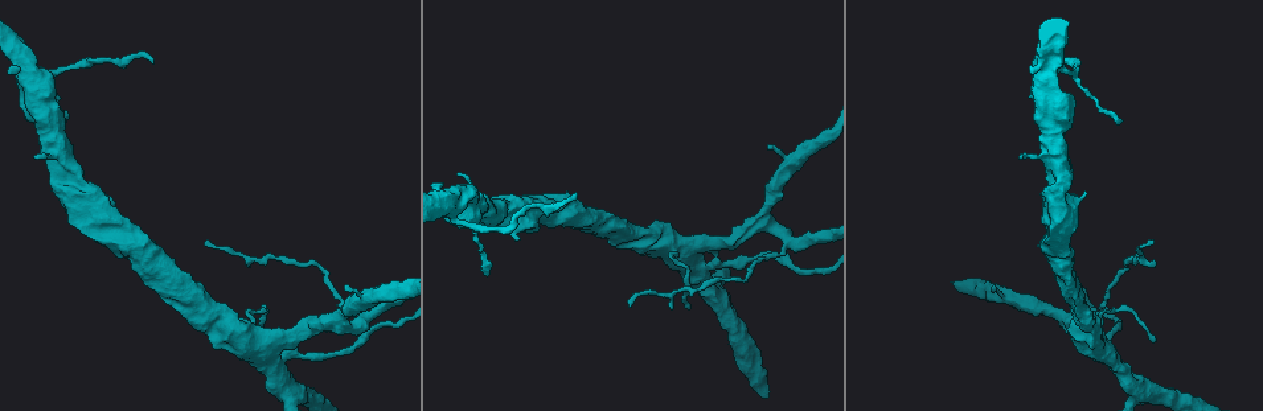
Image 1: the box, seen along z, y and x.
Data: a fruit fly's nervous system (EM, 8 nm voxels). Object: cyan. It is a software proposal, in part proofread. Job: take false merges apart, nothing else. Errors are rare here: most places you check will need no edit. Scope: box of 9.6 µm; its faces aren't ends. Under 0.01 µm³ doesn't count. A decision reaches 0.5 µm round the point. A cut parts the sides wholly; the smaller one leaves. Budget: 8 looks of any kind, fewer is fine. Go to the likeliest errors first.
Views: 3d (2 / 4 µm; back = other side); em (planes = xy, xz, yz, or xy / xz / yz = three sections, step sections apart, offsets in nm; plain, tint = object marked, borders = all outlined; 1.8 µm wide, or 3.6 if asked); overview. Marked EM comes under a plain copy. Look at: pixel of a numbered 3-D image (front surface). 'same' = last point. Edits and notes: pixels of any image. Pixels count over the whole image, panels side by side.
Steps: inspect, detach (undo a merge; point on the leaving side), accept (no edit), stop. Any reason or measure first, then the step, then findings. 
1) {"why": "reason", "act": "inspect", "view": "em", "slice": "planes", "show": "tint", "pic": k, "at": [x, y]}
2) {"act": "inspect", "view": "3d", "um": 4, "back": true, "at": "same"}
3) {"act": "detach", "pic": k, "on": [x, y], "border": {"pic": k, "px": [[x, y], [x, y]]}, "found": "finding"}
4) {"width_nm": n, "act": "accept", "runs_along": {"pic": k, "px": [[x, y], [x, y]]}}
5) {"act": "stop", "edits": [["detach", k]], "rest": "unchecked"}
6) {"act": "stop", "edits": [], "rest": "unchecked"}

{"why": "thick turns thin", "act": "inspect", "view": "em", "slice": "xz", "step": 8, "show": "tint", "pic": 1, "at": [760, 229]}

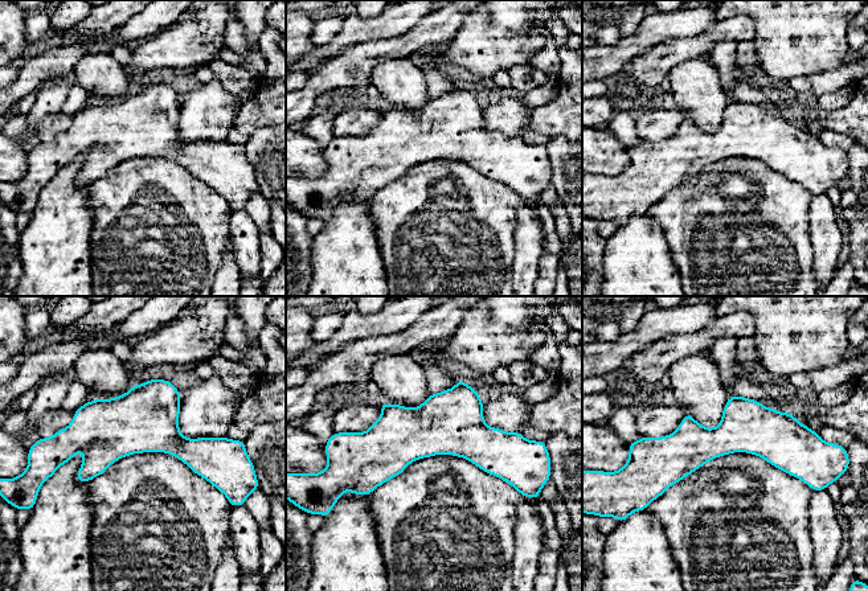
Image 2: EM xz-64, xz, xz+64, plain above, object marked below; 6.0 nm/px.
{"act": "inspect", "view": "em", "slice": "planes", "show": "tint", "at": "same"}

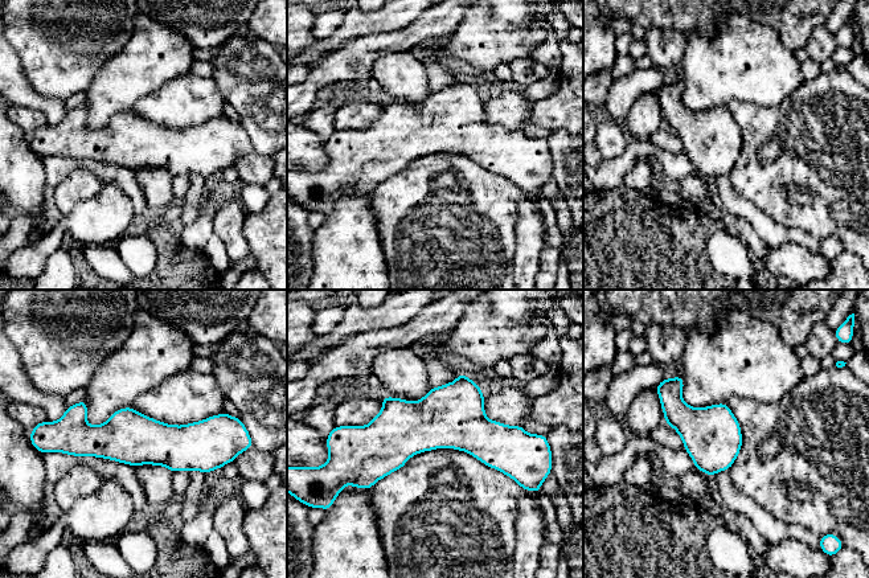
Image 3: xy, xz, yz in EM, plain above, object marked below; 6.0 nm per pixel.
{"act": "accept", "runs_along": {"pic": 3, "px": [[60, 431], [85, 441], [218, 445]]}, "found": "all the same cell"}

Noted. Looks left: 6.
{"why": "thin arm on a thick one", "act": "inspect", "view": "em", "slice": "planes", "show": "tint", "pic": 1, "at": [451, 203]}

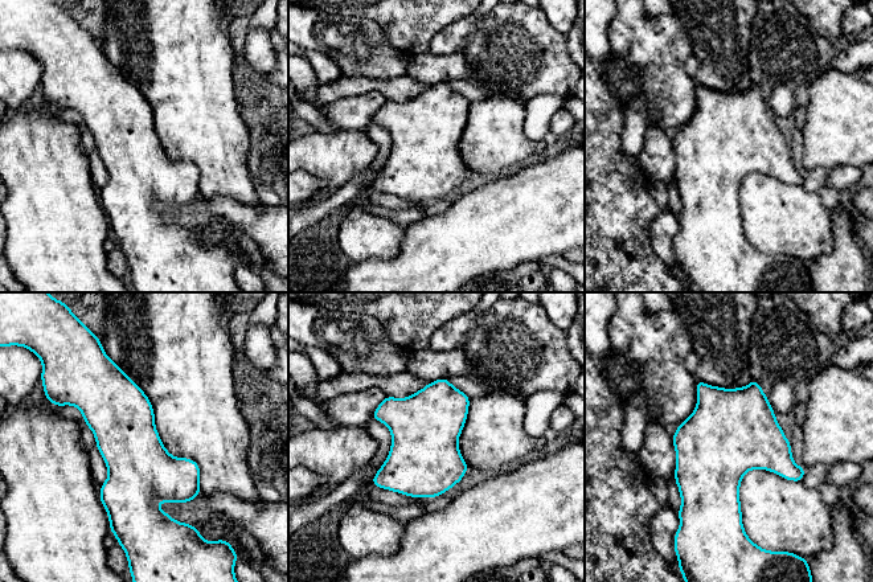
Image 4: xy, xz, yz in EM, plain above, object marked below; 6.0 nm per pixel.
{"act": "accept", "found": "one cell here"}

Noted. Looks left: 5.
{"act": "inspect", "view": "em", "slice": "yz", "step": 4, "show": "tint", "pic": 1, "at": [206, 306]}

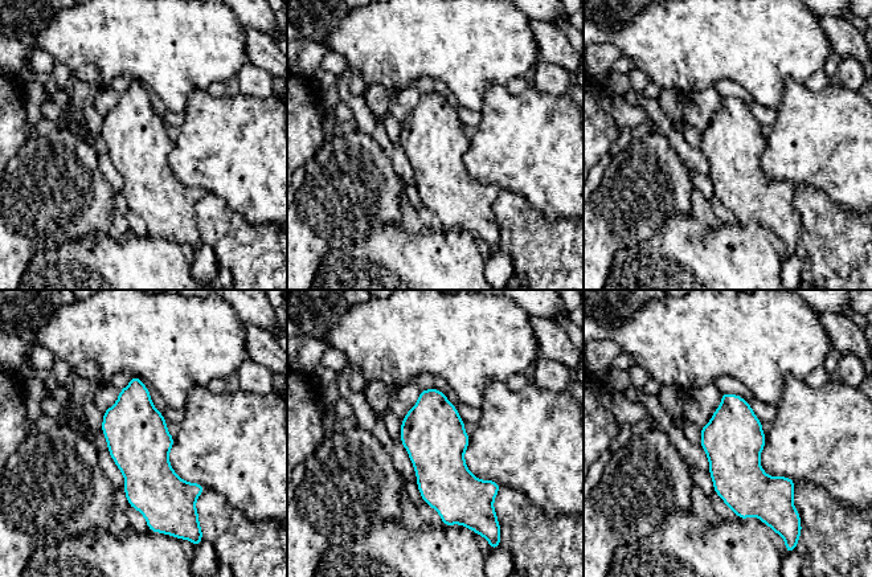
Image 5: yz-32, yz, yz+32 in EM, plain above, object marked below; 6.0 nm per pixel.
{"act": "accept", "found": "continuous, no second cell"}

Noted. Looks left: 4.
{"act": "stop", "edits": [], "rest": "unchecked"}

